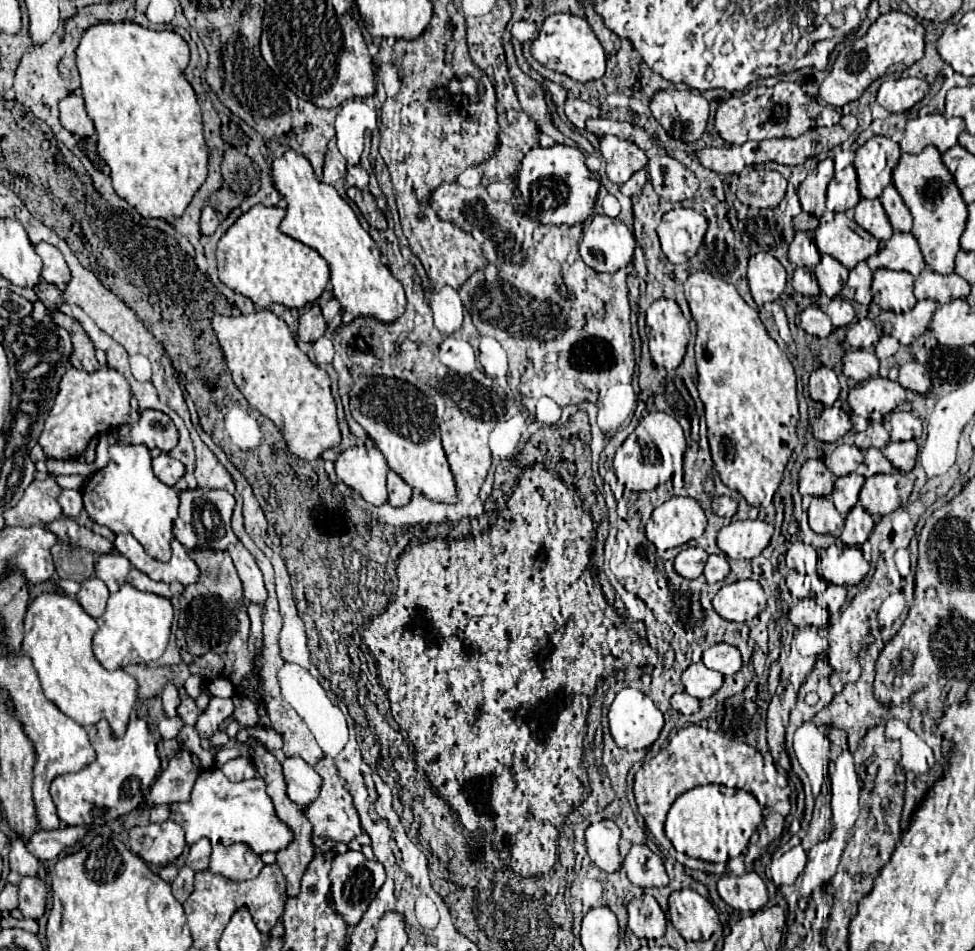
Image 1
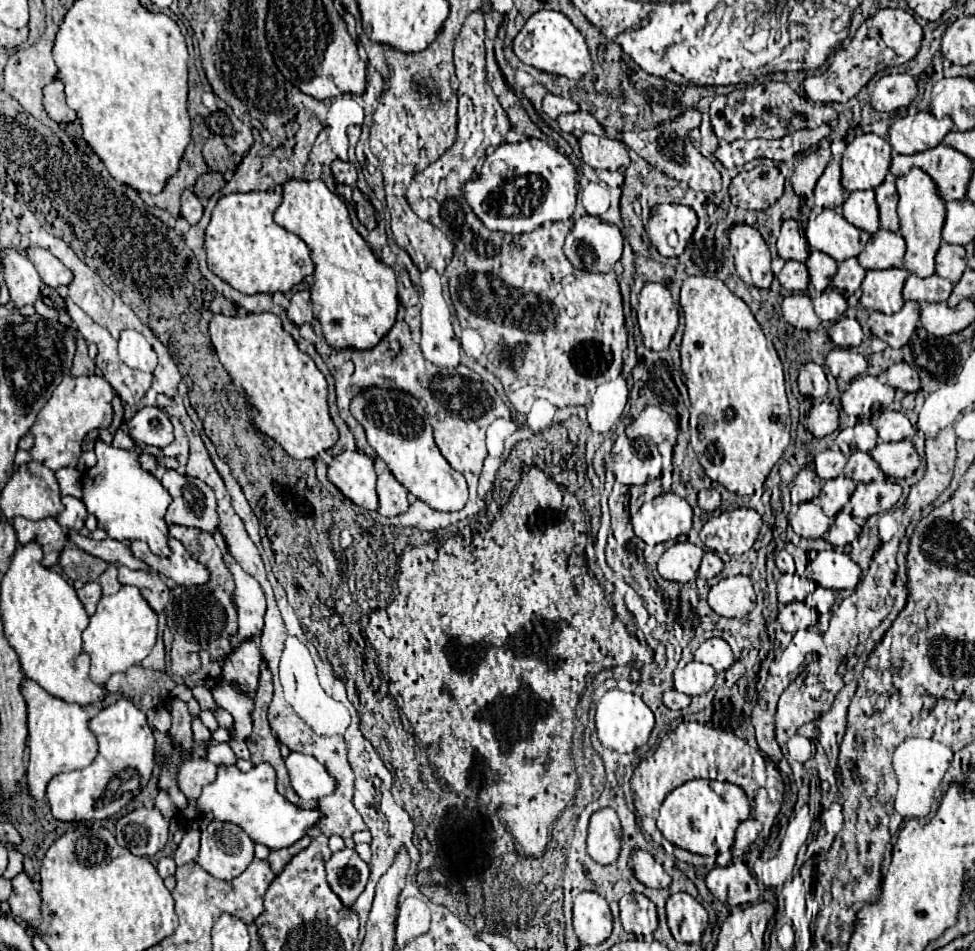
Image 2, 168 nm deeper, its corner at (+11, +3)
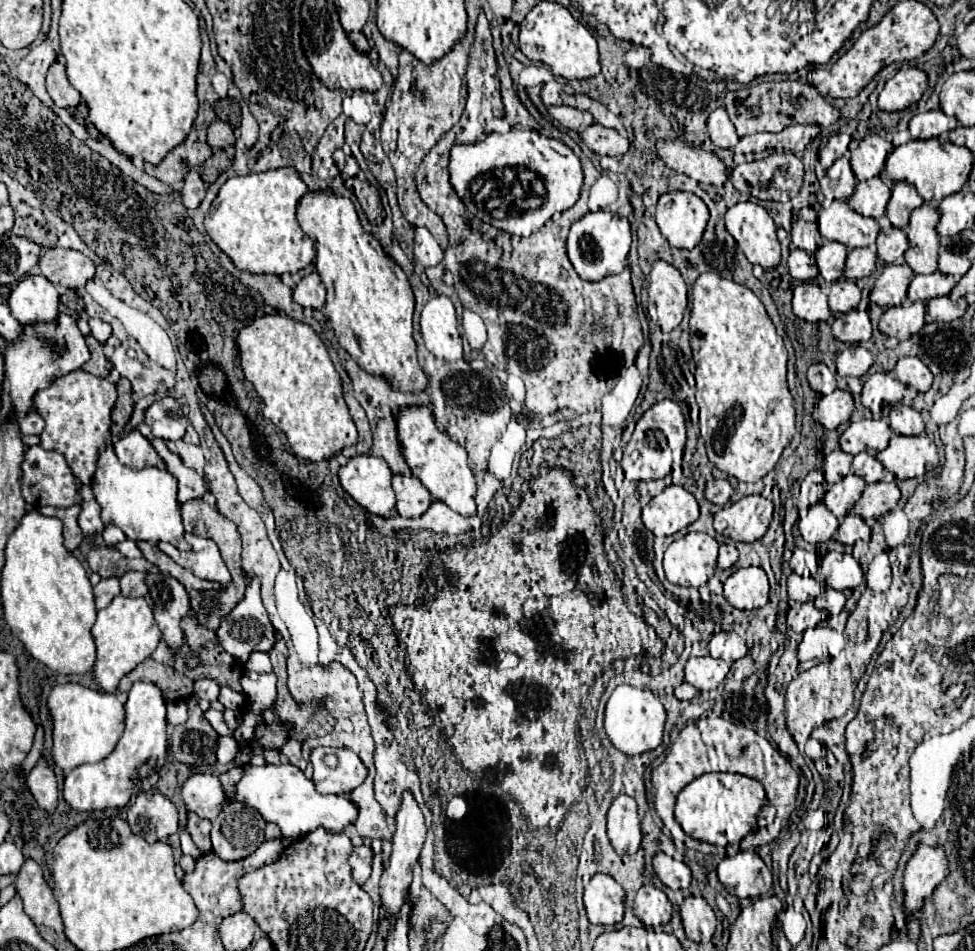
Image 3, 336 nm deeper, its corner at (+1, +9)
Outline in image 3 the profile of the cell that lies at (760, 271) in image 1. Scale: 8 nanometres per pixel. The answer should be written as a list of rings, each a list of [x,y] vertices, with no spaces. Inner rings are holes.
[[[738,202],[726,212],[726,230],[752,264],[772,270],[780,262],[780,242],[770,214],[754,202]]]

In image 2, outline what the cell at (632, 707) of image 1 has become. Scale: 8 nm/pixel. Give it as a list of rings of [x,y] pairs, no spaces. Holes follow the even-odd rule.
[[[608,690],[596,702],[596,732],[600,742],[610,750],[634,752],[636,748],[648,742],[652,728],[654,728],[654,714],[636,694],[628,694],[622,690]]]

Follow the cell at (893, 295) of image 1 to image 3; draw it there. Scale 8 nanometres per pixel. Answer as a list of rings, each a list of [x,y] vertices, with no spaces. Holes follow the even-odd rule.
[[[908,264],[884,266],[882,274],[874,282],[874,288],[870,292],[870,300],[882,308],[900,306],[906,300],[910,274],[912,274],[912,270]]]

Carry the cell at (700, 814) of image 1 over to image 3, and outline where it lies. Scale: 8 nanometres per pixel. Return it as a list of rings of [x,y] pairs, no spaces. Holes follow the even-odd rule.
[[[710,772],[690,782],[678,794],[674,814],[682,830],[692,838],[716,846],[726,846],[740,842],[748,832],[756,828],[764,802],[766,802],[766,792],[758,780],[742,774]]]

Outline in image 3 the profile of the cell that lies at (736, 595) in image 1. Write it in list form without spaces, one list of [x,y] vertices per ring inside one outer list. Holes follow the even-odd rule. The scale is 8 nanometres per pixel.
[[[748,566],[736,570],[724,582],[726,600],[738,610],[756,610],[768,602],[768,578],[762,568]]]

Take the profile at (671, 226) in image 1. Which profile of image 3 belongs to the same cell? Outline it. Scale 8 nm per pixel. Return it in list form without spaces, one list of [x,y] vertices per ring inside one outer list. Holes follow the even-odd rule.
[[[668,192],[658,198],[656,224],[674,248],[692,250],[706,230],[708,208],[692,192]]]

